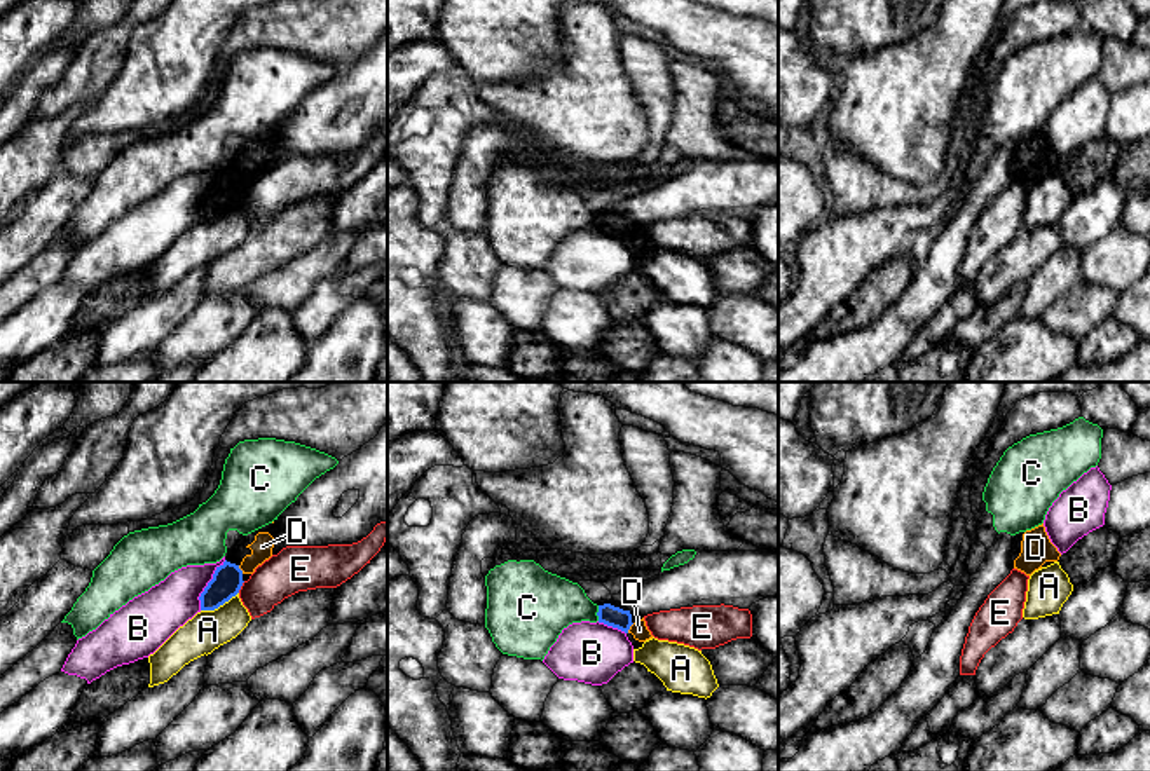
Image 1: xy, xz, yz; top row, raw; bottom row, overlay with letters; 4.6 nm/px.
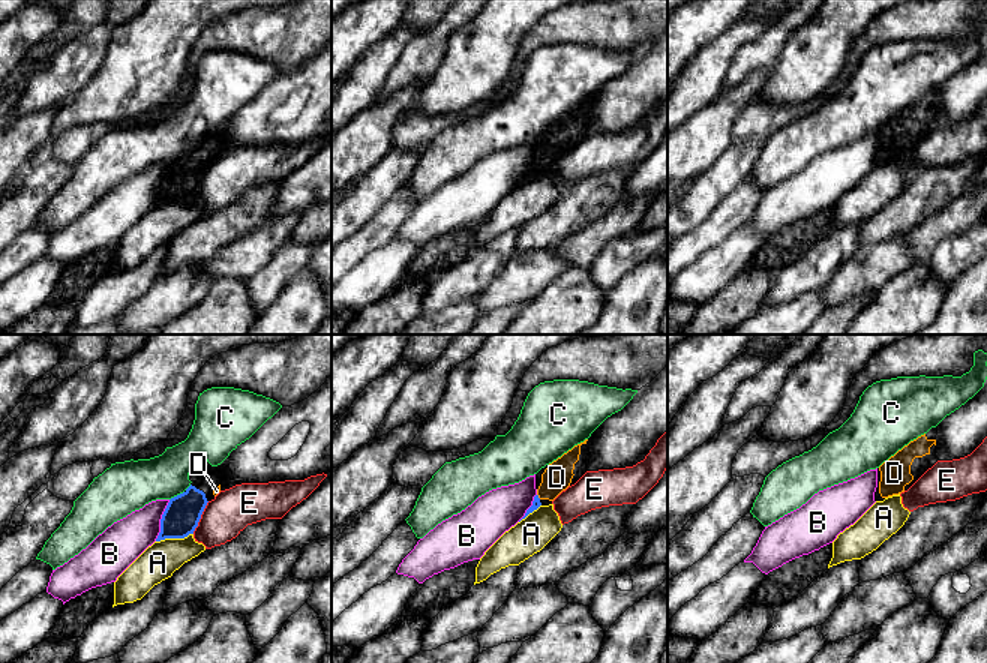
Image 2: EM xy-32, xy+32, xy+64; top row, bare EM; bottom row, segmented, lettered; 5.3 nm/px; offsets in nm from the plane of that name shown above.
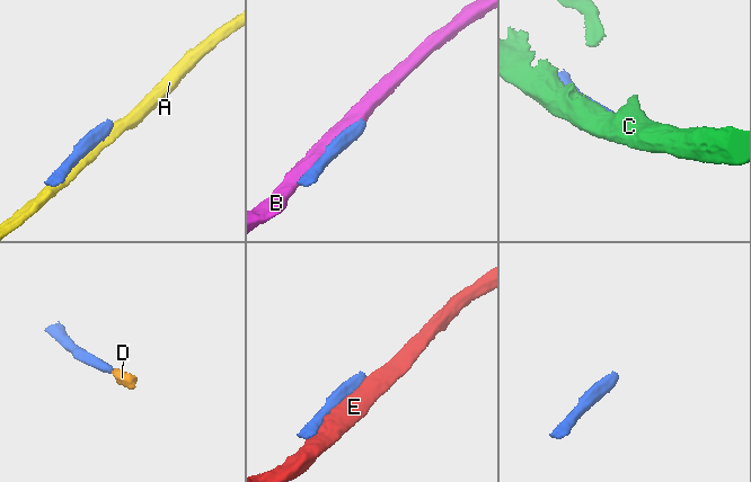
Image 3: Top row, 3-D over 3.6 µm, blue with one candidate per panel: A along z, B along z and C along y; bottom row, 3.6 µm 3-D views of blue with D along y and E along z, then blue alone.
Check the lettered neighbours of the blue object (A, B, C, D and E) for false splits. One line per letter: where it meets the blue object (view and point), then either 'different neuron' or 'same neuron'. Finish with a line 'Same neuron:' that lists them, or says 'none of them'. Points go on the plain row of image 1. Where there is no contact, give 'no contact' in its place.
A: xy (219, 215) | different neuron
B: xy (208, 194) | different neuron
C: xz (597, 222) | different neuron
D: xz (629, 238) | same neuron
E: xy (241, 194) | different neuron
Same neuron: D

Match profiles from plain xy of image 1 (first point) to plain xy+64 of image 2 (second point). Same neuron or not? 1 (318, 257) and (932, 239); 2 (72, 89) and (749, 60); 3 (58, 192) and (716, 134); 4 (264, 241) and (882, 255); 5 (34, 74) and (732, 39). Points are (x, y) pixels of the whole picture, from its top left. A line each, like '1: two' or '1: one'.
1: one
2: one
3: two
4: two
5: one

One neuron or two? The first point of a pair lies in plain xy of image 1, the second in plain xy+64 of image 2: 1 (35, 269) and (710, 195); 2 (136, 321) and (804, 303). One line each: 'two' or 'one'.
1: two
2: two

